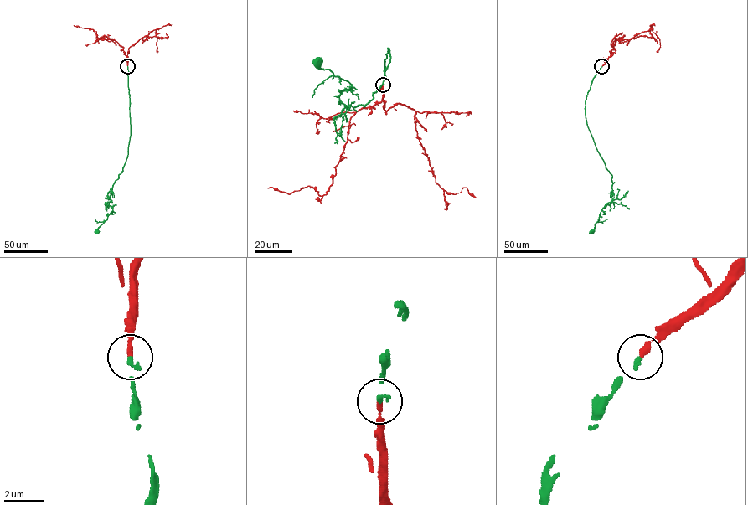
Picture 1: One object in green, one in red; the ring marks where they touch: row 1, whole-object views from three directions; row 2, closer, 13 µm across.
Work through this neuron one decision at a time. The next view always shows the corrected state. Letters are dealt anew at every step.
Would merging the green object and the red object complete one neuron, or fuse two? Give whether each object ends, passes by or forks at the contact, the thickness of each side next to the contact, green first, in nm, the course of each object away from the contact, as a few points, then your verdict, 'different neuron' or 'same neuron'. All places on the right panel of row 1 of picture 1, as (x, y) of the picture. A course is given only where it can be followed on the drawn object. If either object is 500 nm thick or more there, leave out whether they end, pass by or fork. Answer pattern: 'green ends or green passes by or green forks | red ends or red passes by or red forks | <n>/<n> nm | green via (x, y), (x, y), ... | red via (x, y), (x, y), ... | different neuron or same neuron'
green ends | red ends | 170/240 nm | green via (601, 66), (587, 93), (585, 117), (596, 151), (611, 175), (612, 199), (602, 208), (591, 231) | red via (601, 66), (616, 52), (611, 43), (615, 37), (623, 43), (651, 29), (659, 39), (657, 52) | same neuron

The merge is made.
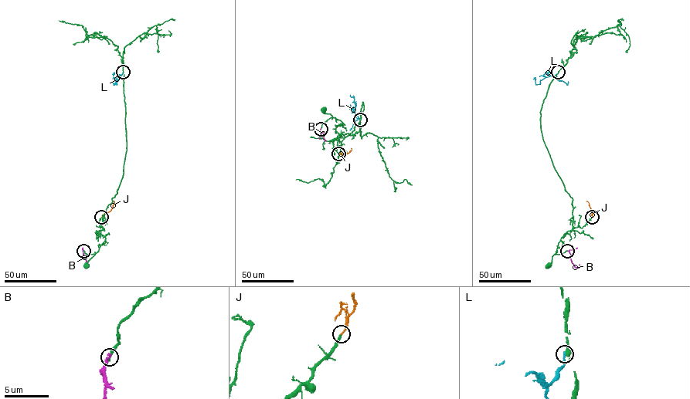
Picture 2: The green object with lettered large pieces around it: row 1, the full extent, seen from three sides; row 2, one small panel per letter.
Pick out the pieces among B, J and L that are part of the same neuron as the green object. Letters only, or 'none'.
J

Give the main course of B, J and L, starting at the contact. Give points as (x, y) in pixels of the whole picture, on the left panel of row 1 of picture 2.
B: (83, 251), (86, 267), (89, 264)
J: (101, 217), (110, 210), (113, 201)
L: (123, 72), (116, 76), (117, 84), (117, 79), (113, 79)

